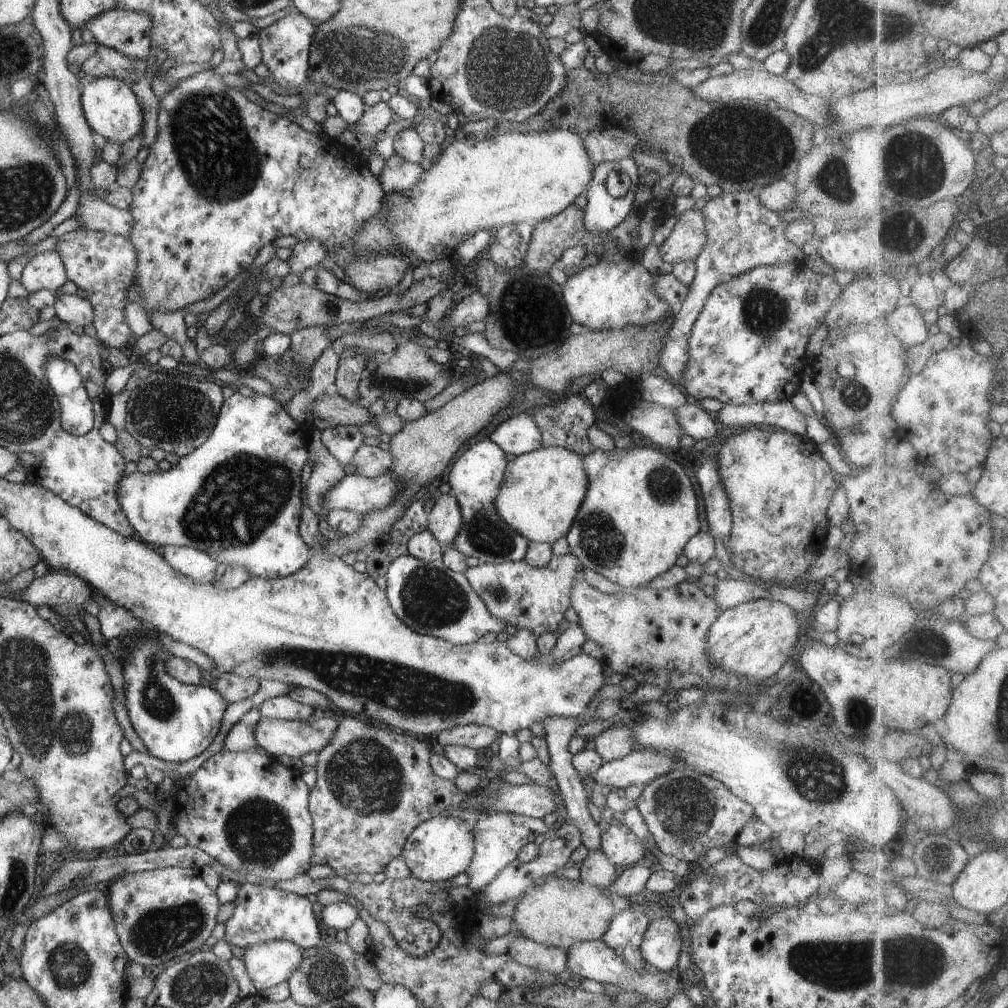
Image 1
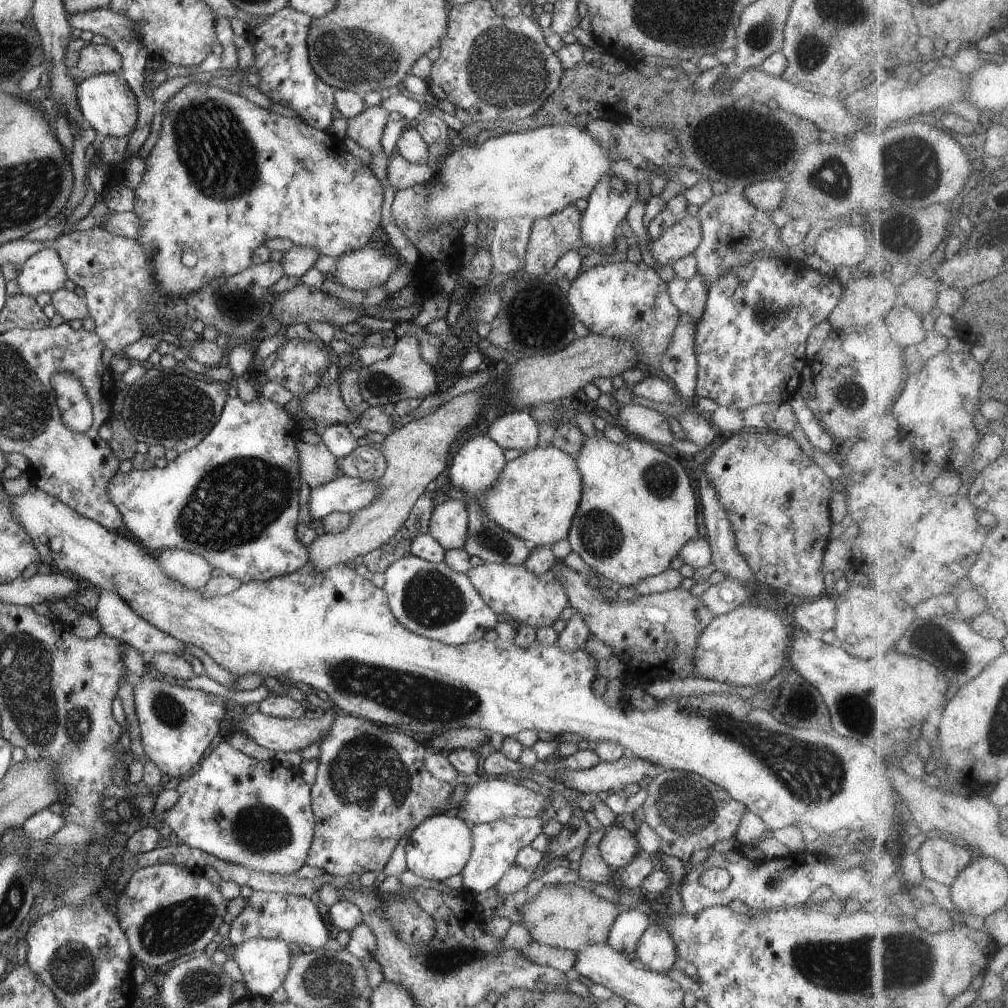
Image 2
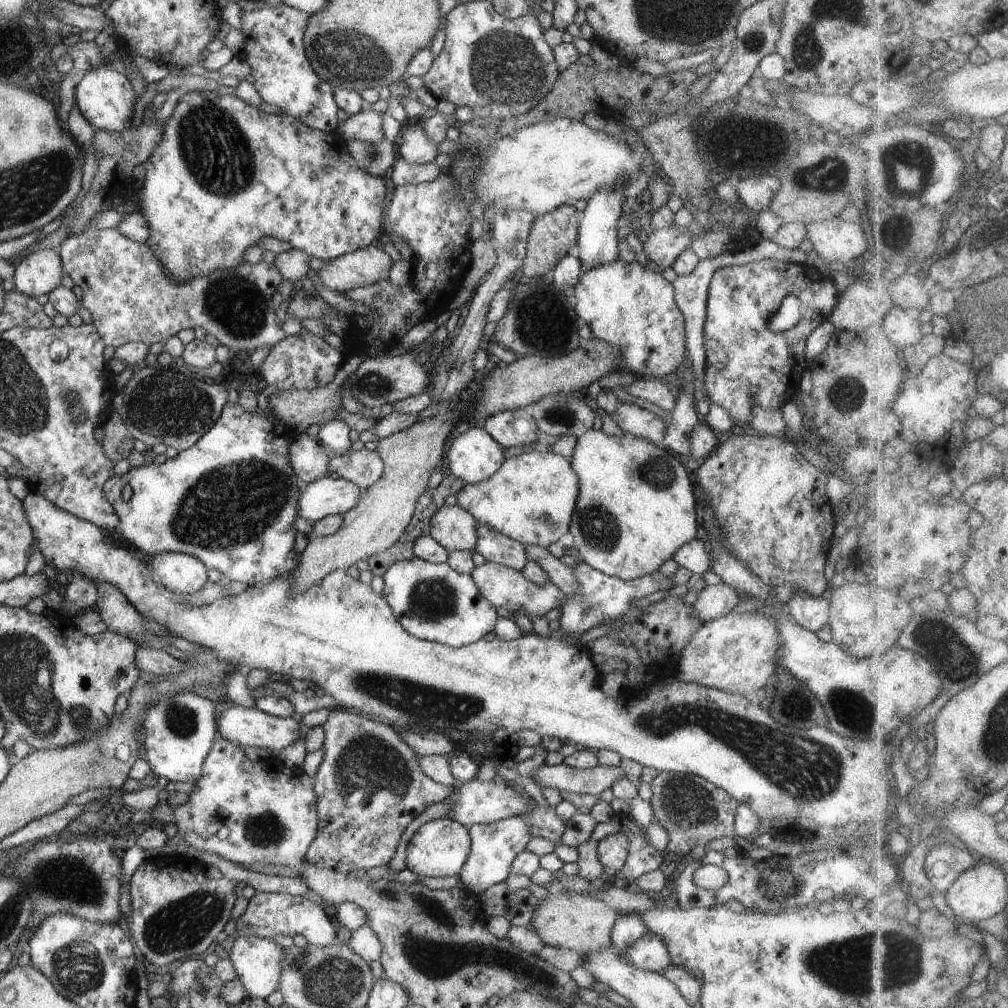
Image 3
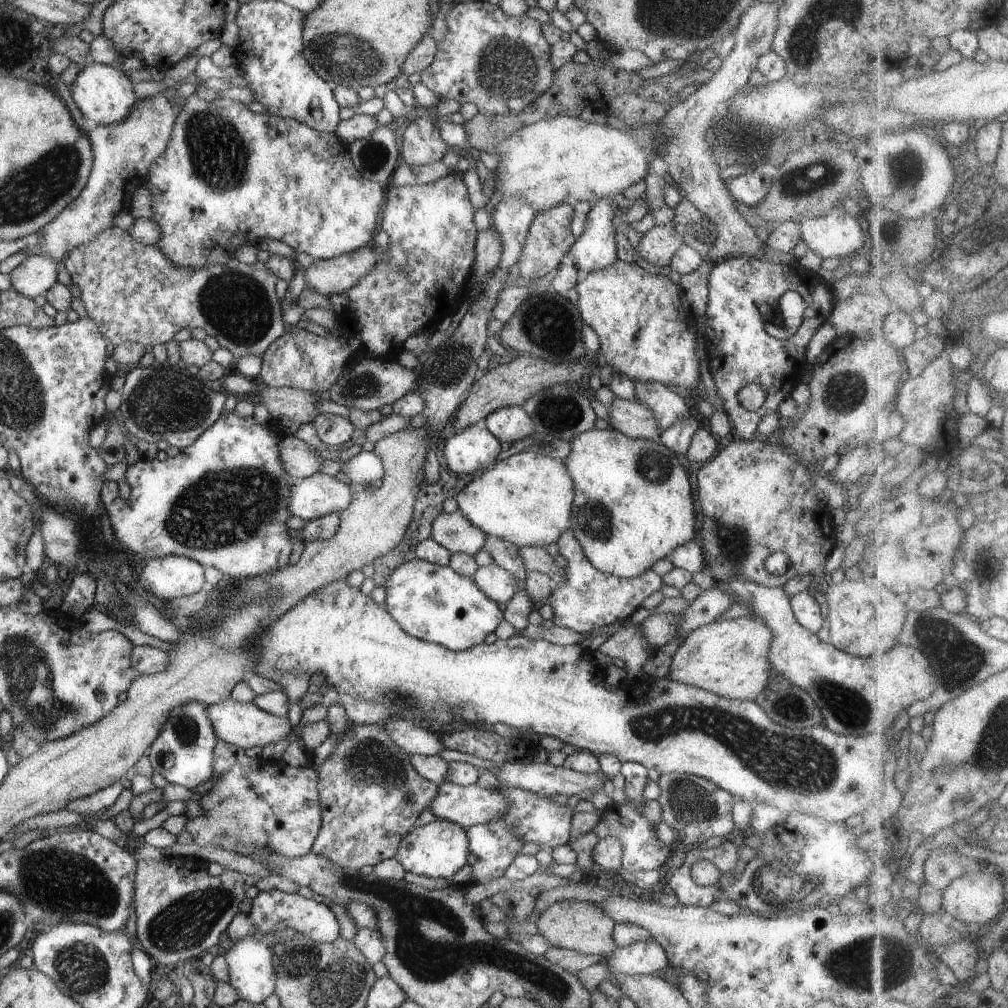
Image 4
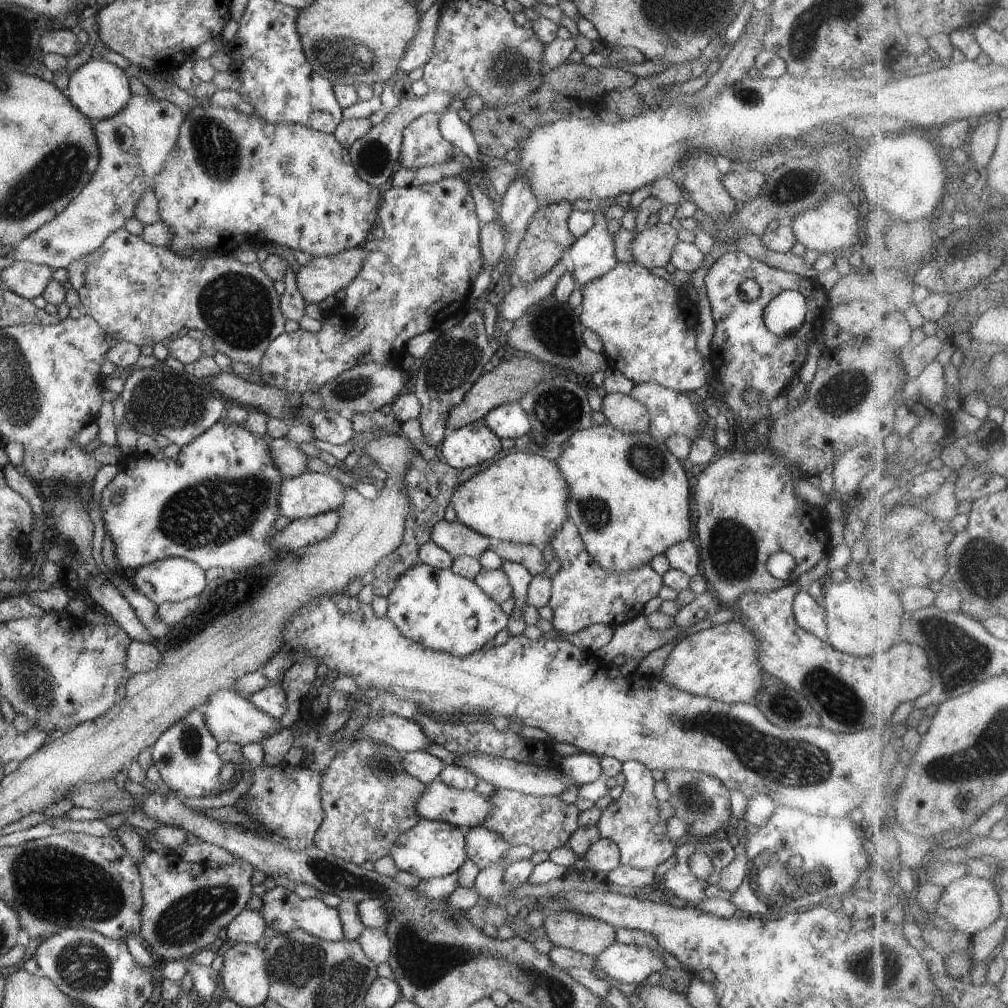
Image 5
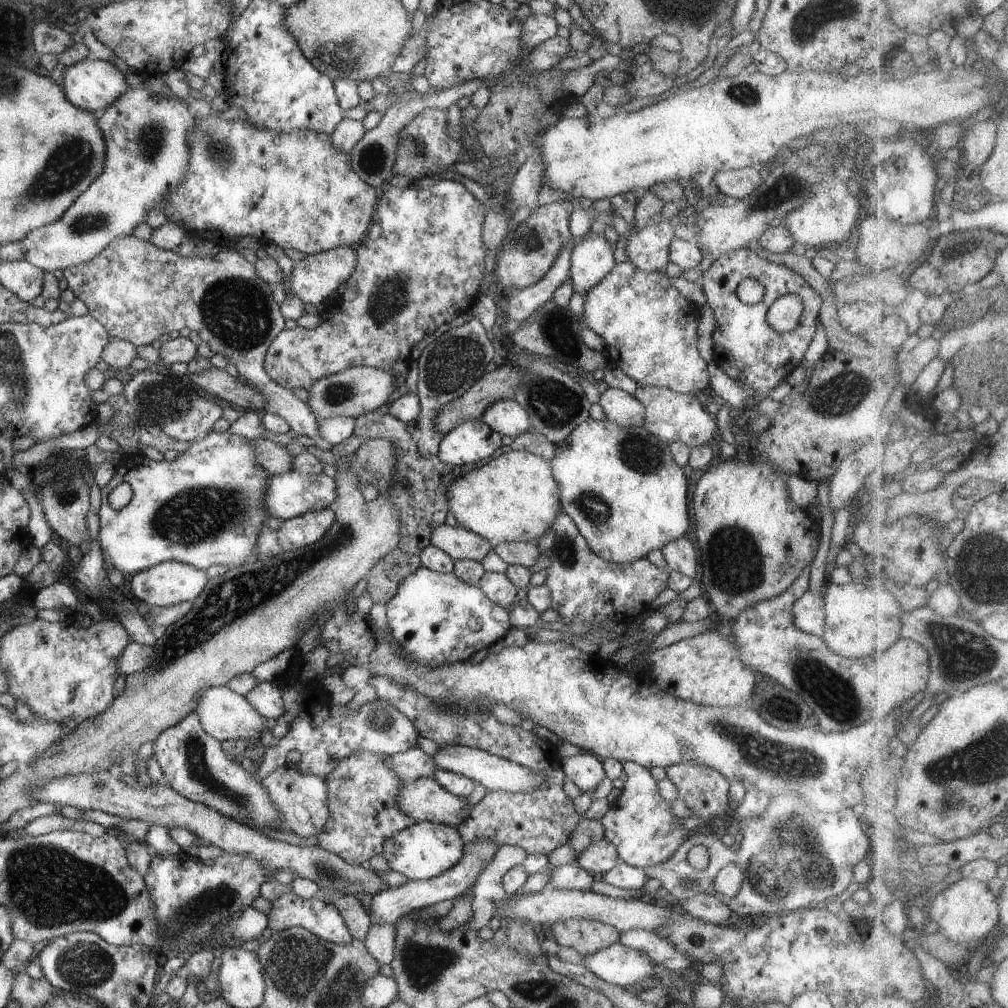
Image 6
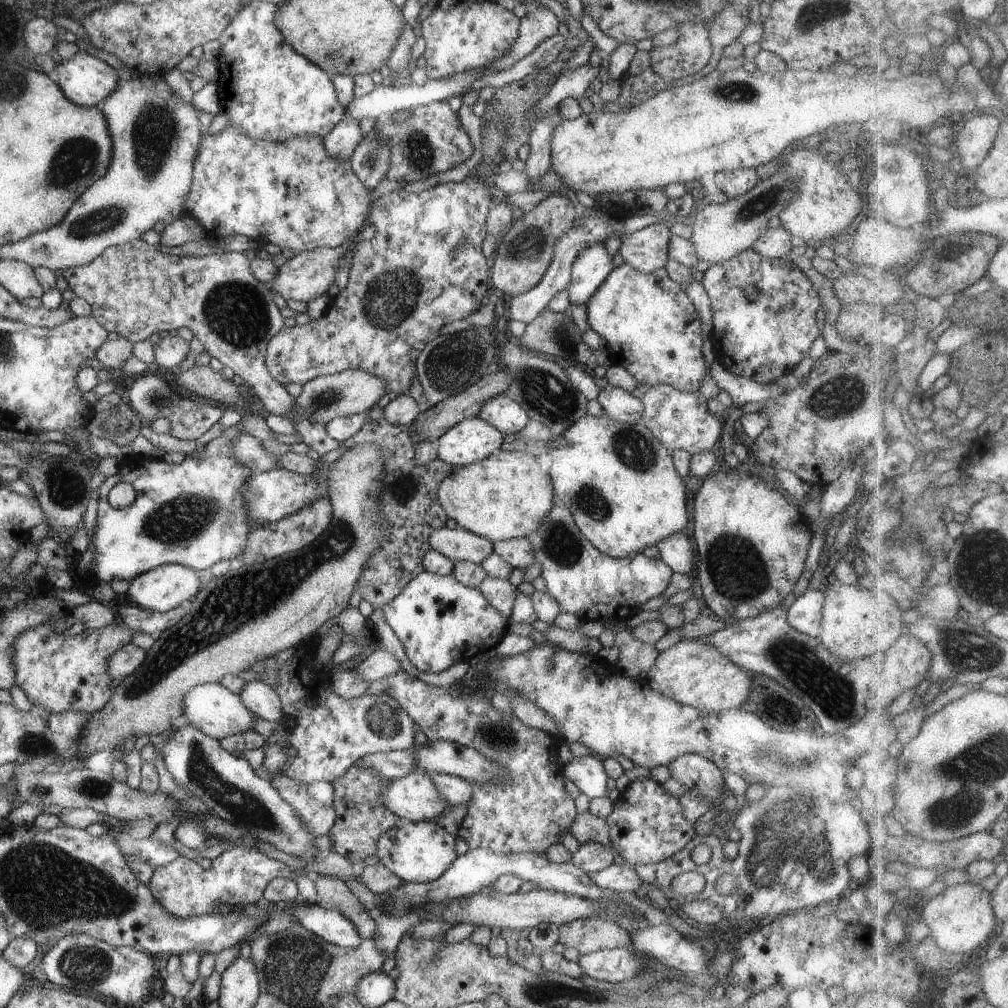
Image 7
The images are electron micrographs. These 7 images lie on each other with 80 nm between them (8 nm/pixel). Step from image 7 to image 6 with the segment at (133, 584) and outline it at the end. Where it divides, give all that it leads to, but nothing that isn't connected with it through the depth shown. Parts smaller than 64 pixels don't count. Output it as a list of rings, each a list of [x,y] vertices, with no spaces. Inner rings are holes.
[[[167,561],[132,575],[130,588],[140,602],[146,602],[151,607],[168,608],[185,601],[193,601],[204,590],[207,581],[207,572],[203,569],[182,562]]]

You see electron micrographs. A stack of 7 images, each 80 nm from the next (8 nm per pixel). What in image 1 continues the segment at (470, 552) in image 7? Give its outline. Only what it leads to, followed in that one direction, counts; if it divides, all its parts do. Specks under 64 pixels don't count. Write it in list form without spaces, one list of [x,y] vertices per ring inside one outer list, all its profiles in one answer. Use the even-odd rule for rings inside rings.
[[[446,489],[436,498],[430,513],[428,513],[430,531],[442,547],[446,548],[453,543],[462,526],[462,513],[458,501]]]

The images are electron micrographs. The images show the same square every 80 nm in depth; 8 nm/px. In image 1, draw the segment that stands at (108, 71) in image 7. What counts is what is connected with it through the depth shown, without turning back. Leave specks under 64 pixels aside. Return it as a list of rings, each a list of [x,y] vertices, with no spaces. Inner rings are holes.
[[[95,78],[81,94],[81,107],[90,128],[104,136],[108,142],[124,144],[143,132],[144,115],[139,98],[123,80]]]

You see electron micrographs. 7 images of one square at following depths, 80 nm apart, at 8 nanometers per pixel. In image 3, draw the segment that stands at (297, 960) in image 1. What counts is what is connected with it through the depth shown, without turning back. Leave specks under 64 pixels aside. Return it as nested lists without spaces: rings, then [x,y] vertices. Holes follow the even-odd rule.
[[[238,937],[229,959],[237,972],[236,979],[253,999],[266,1000],[279,990],[282,957],[285,948],[274,939]]]

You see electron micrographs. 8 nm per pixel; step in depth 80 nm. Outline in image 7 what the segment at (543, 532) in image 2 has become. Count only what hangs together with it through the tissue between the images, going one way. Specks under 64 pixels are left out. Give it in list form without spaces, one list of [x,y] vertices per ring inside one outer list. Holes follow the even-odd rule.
[[[501,449],[473,464],[454,467],[440,482],[436,496],[446,512],[447,519],[455,520],[458,527],[482,536],[492,543],[527,538],[538,530],[546,514],[552,510],[554,500],[550,478],[542,470],[537,456],[522,451],[503,452]]]

